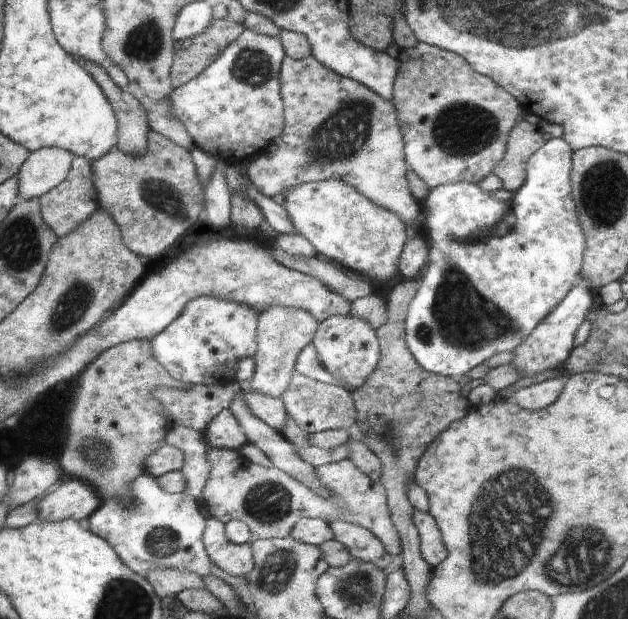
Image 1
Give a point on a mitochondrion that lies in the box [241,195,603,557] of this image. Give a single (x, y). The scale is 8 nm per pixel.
(461, 319)

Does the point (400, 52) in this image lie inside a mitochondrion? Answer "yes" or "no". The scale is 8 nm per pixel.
no

